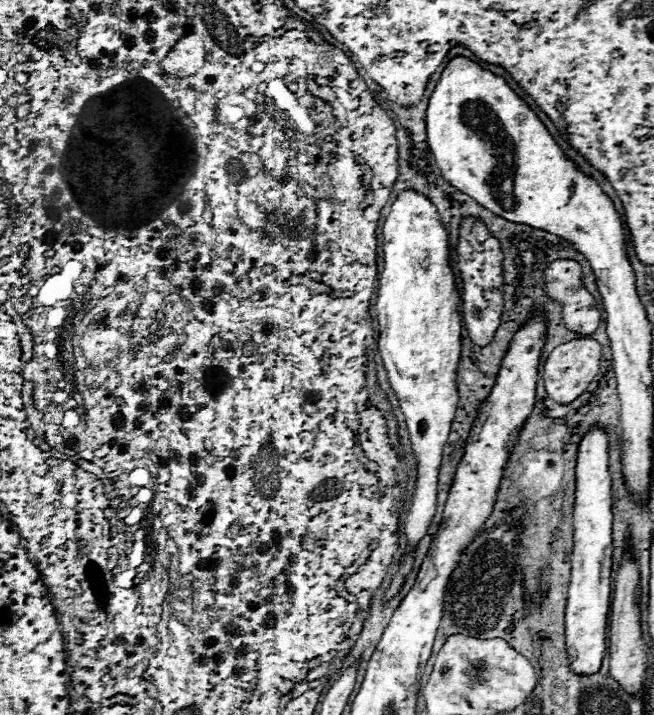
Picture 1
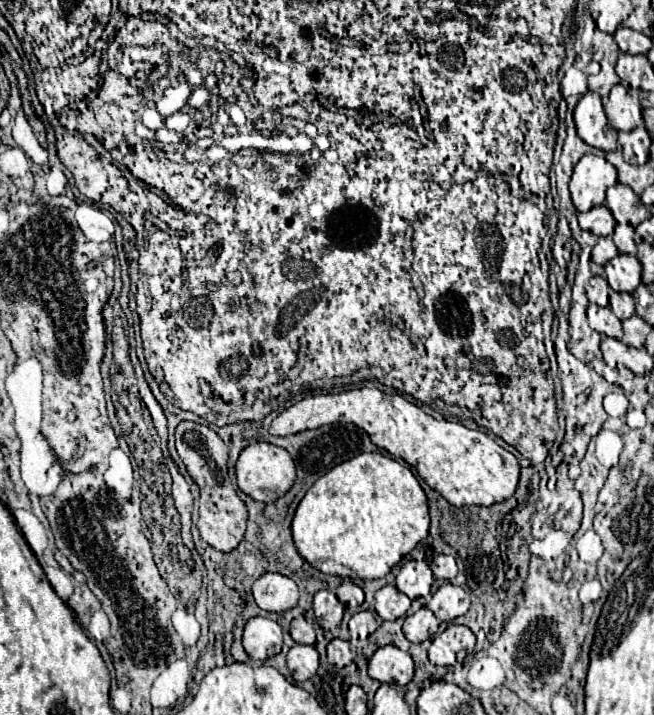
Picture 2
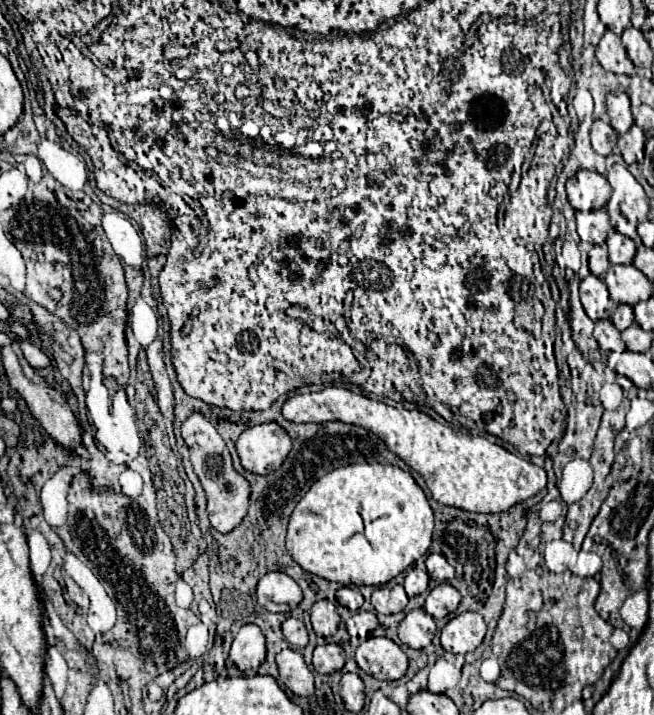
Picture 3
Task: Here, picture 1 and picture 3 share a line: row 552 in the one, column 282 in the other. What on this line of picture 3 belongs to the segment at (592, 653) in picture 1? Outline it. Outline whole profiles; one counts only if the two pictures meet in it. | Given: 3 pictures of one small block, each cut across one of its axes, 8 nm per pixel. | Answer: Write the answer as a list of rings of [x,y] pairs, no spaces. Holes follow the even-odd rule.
[[[268,572],[258,582],[258,602],[268,612],[288,614],[302,602],[302,590],[288,574]]]

